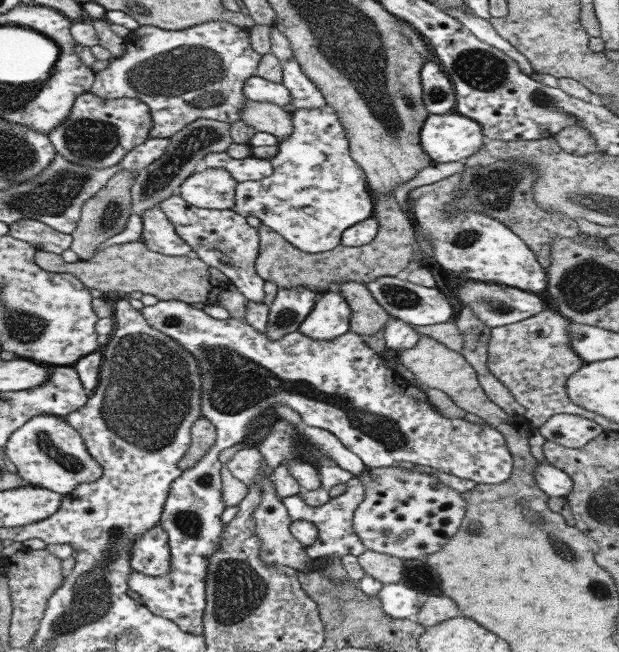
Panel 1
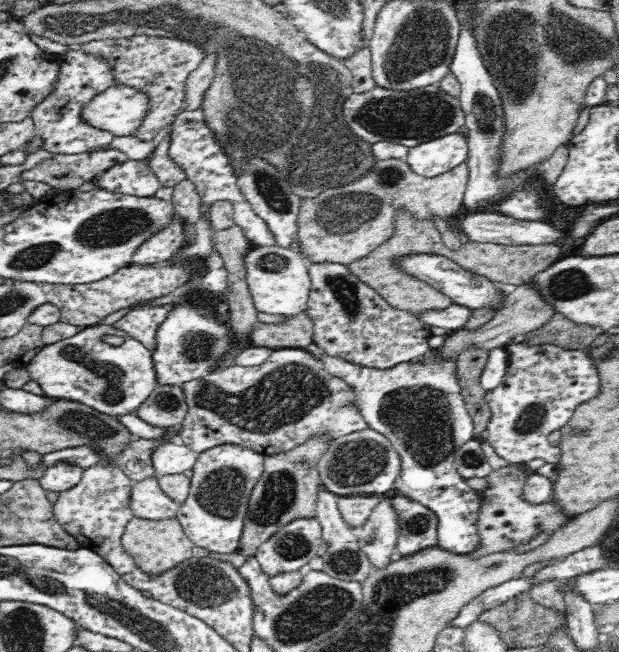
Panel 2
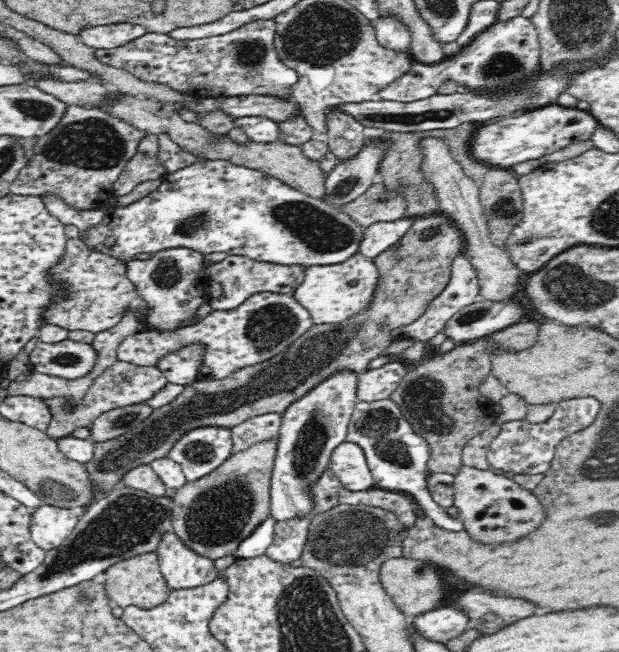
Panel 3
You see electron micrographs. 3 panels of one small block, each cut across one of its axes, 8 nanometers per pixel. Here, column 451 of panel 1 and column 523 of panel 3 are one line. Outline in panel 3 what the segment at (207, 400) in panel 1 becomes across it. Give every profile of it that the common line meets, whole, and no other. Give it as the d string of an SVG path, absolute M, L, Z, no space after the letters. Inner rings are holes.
M576 397L561 400L554 415L546 422L532 424L524 418L502 423L498 436L488 445L487 459L491 468L516 474L545 473L551 467L556 445L567 436L590 426L600 409L601 404L596 397Z

